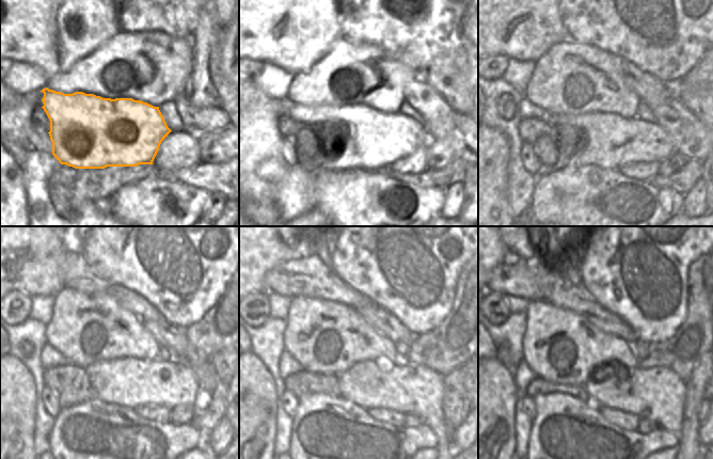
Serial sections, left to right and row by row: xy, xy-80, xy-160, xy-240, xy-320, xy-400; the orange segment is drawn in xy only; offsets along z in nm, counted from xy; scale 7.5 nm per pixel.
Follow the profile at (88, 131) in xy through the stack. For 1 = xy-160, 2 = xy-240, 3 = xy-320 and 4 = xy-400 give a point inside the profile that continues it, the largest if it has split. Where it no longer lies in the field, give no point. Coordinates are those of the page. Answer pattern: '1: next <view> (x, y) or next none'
1: next xy-160 (606, 140)
2: next xy-240 (130, 382)
3: next xy-320 (410, 389)
4: next xy-400 (659, 394)

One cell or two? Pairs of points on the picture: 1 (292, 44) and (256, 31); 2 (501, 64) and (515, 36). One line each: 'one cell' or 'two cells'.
1: one cell
2: two cells

